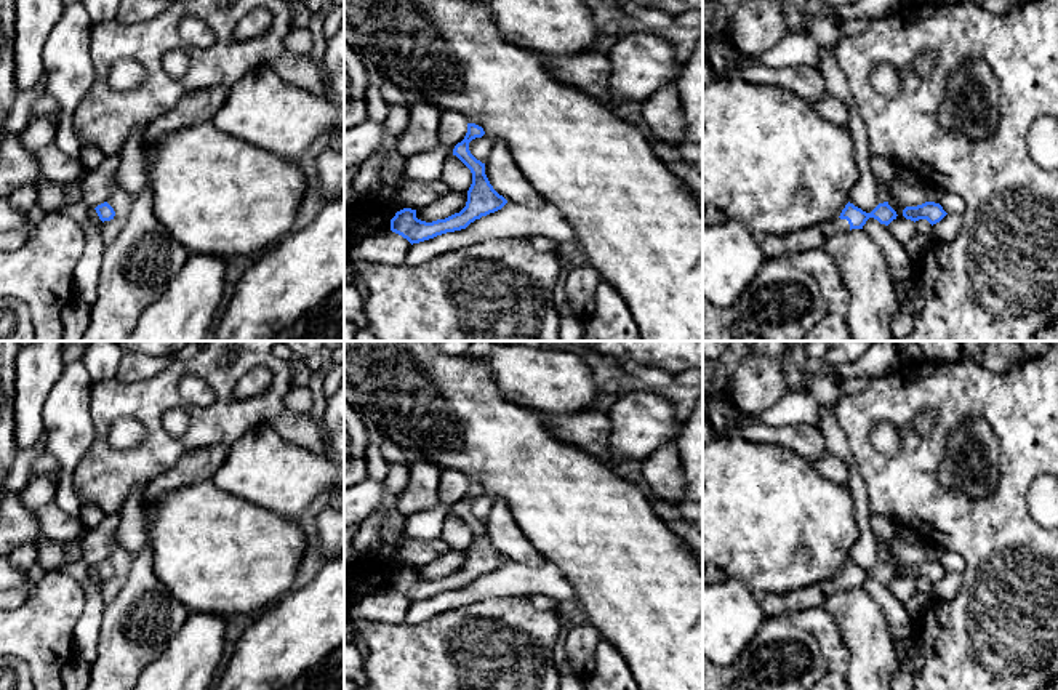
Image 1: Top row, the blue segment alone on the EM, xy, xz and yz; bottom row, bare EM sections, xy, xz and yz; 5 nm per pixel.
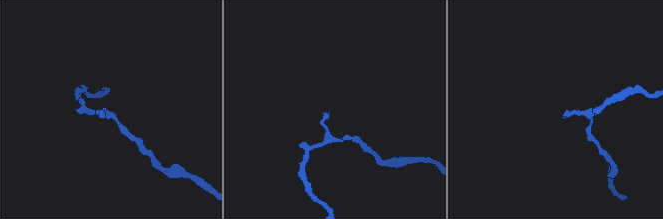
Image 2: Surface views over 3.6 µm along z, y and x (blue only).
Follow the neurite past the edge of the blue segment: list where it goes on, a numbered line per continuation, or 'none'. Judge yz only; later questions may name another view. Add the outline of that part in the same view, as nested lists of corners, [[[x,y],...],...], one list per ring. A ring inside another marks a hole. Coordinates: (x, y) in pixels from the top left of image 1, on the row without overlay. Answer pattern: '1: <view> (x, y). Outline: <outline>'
1: yz (813, 596). Outline: [[[836,576],[832,580],[784,594],[765,594],[759,597],[759,602],[763,616],[771,618],[779,615],[792,615],[807,608],[823,607],[829,597],[847,589],[850,589],[848,580]]]

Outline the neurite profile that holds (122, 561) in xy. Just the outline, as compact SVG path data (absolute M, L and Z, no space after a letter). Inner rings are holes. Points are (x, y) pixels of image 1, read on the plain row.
M115 535L109 541L109 557L107 562L114 567L115 575L110 580L104 580L101 583L101 594L104 604L112 602L120 589L125 586L134 556L125 551L125 548L118 543Z

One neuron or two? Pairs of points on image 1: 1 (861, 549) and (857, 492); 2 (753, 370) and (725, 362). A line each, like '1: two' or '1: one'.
1: one
2: two

